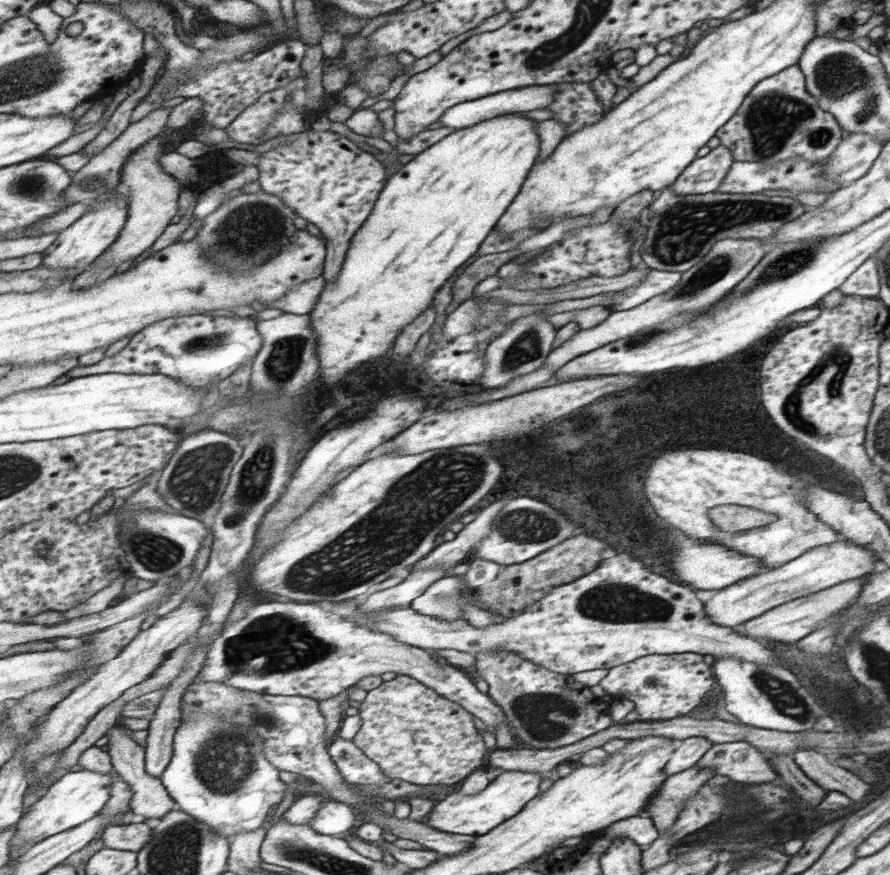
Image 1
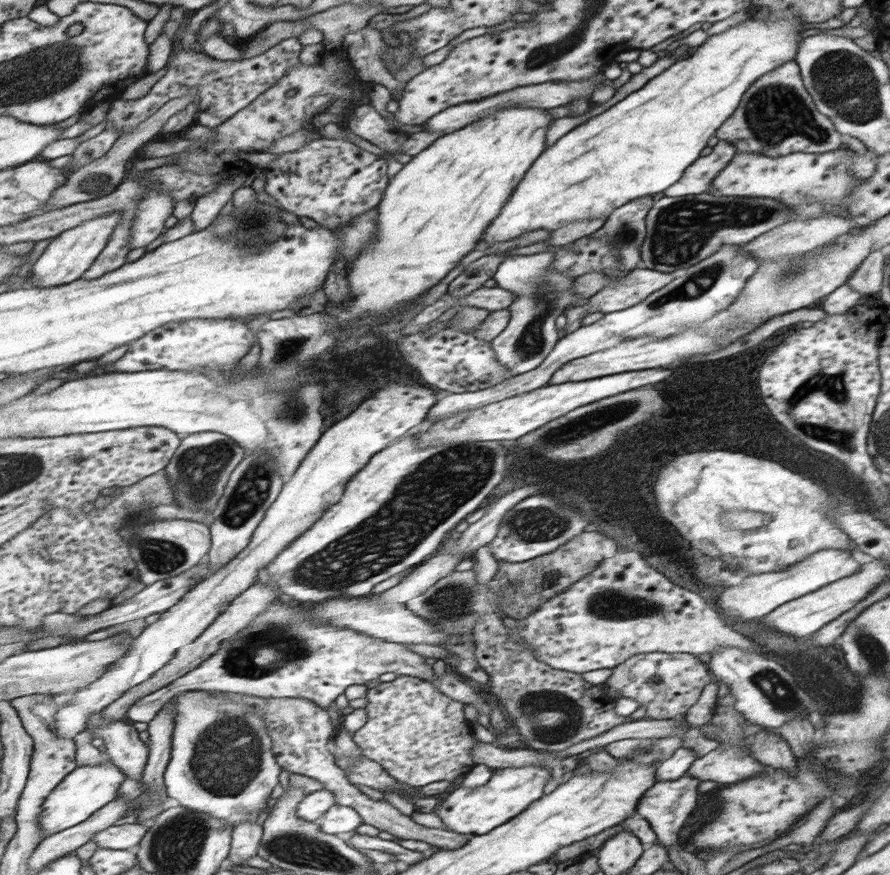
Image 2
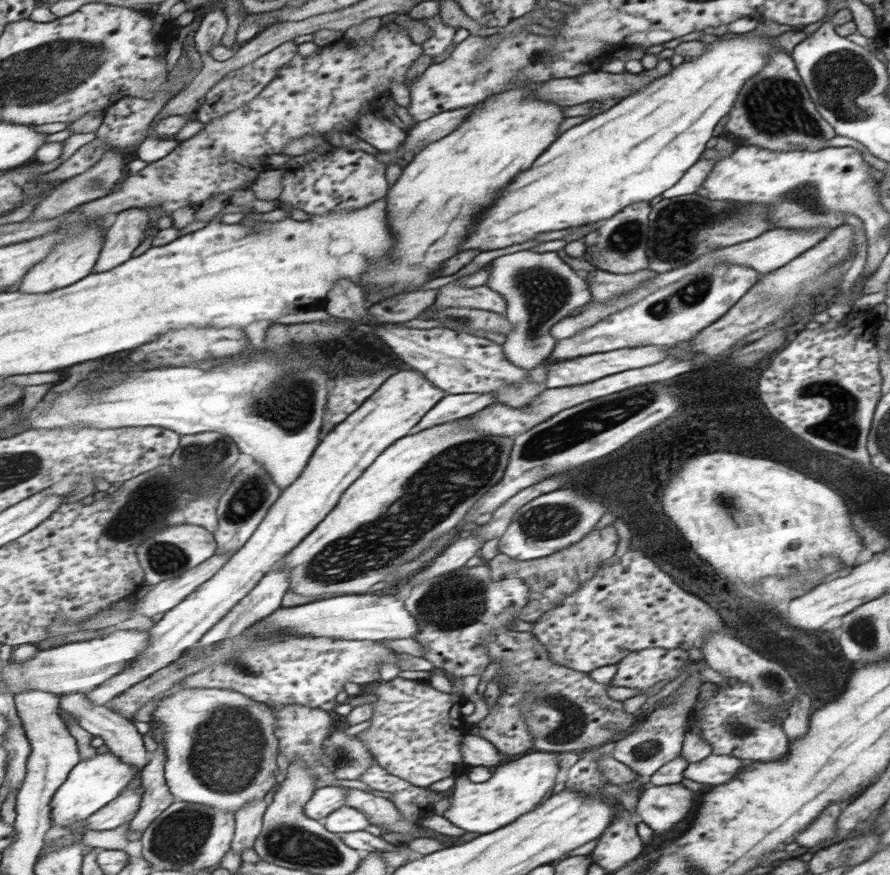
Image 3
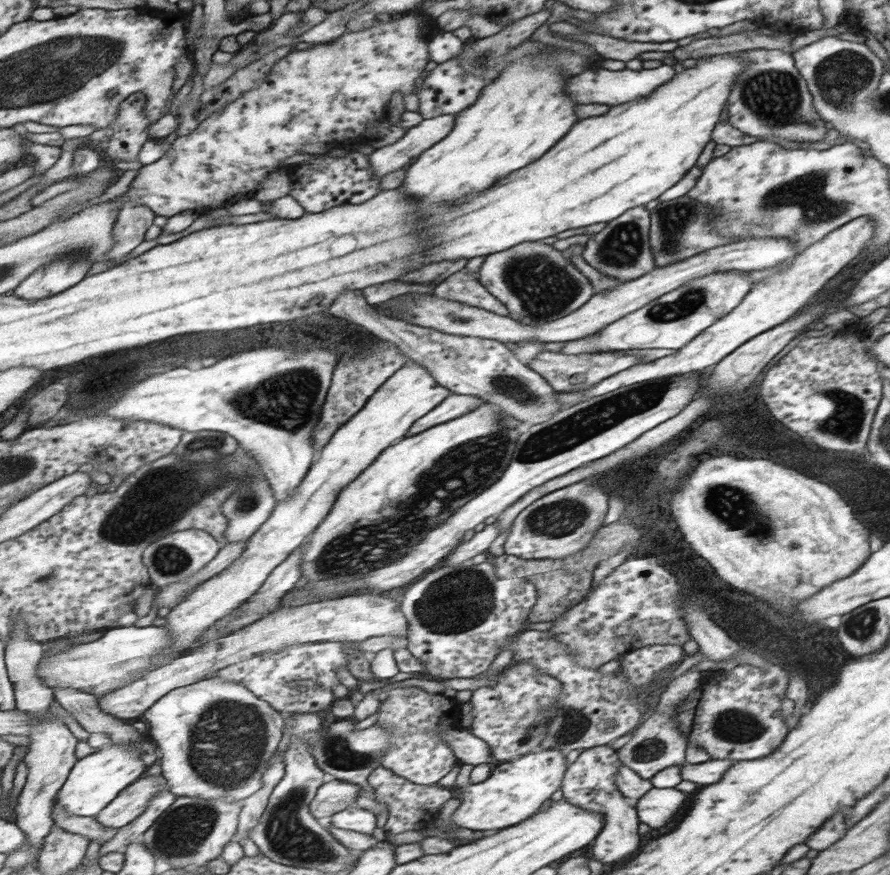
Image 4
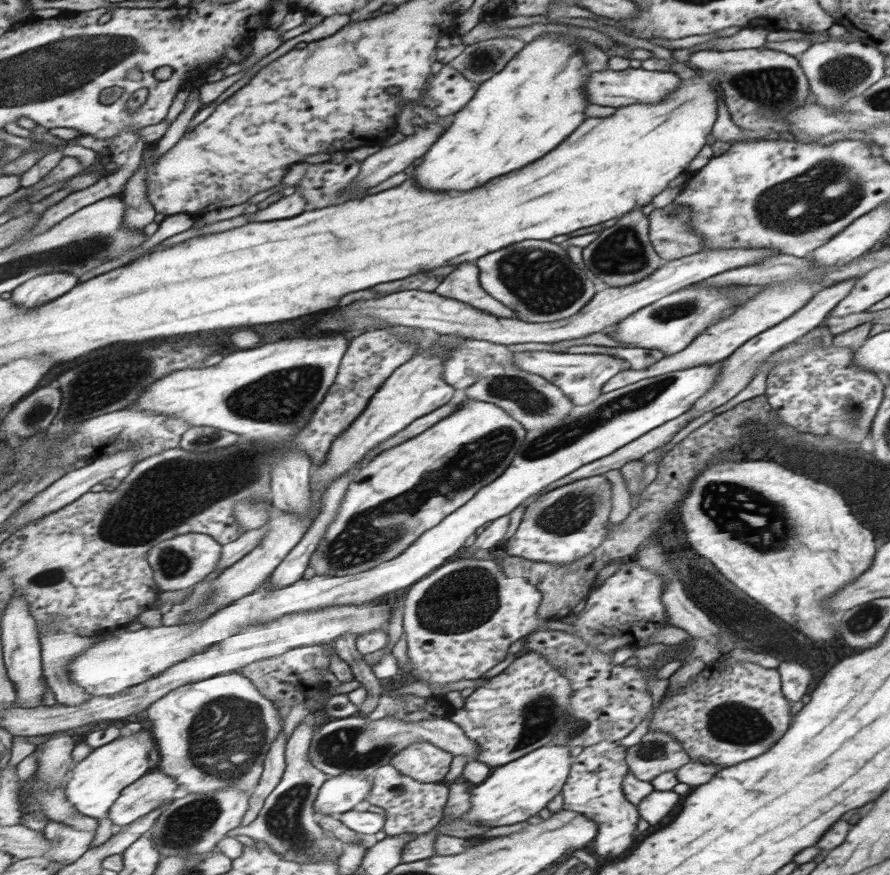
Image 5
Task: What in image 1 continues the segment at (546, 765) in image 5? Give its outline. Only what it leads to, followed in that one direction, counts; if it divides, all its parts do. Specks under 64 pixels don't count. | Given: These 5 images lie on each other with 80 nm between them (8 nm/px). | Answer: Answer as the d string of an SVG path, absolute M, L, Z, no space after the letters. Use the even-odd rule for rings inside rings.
M503 771L492 782L477 794L462 795L453 791L441 802L437 802L429 814L427 824L435 830L441 830L447 834L461 834L468 836L485 836L492 829L502 825L521 812L531 800L539 794L539 775L534 772Z

